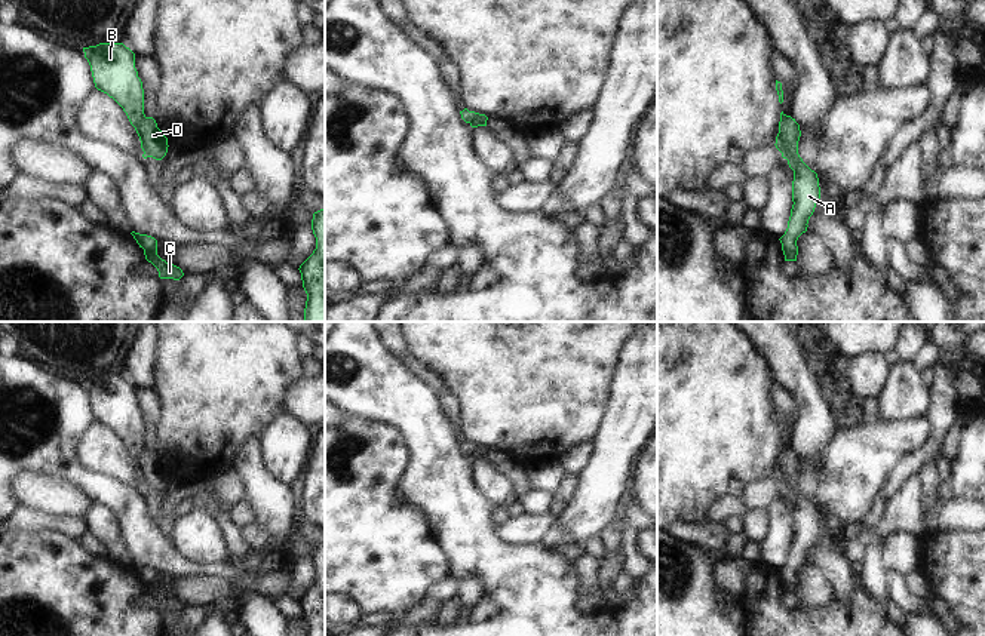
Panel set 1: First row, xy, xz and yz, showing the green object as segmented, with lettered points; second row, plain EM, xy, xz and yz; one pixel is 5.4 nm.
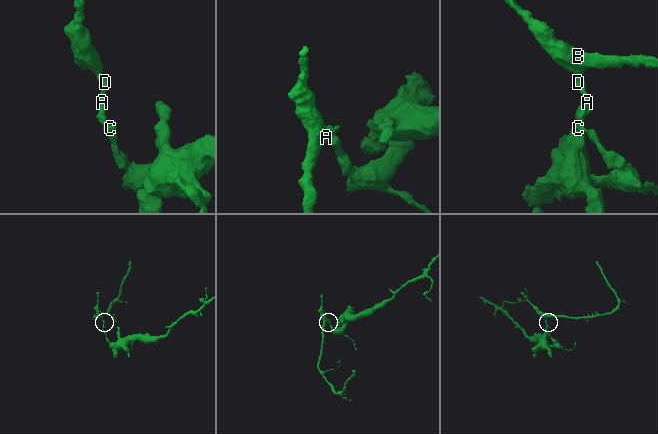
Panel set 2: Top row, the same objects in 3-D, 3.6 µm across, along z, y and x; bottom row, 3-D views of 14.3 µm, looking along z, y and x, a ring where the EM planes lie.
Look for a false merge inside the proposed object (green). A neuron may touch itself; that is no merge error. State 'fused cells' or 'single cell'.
fused cells

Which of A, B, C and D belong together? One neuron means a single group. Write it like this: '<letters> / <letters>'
A C D / B

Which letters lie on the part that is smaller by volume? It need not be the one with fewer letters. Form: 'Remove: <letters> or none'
Remove: B

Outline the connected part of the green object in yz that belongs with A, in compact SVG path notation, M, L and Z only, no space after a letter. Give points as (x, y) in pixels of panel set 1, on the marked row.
M791 116L780 119L776 148L794 170L792 209L785 234L779 239L785 261L797 261L798 237L807 231L807 224L820 199L819 178L798 154L800 125Z

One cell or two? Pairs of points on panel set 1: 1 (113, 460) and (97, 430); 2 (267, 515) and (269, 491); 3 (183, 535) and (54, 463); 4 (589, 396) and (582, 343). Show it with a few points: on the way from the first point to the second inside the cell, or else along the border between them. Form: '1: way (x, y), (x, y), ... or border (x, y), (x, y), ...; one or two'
1: way (106, 452), (98, 445), (98, 438); one
2: way (269, 509), (269, 497); one
3: border (169, 538), (172, 546), (195, 564); two
4: way (582, 383), (582, 356); one

